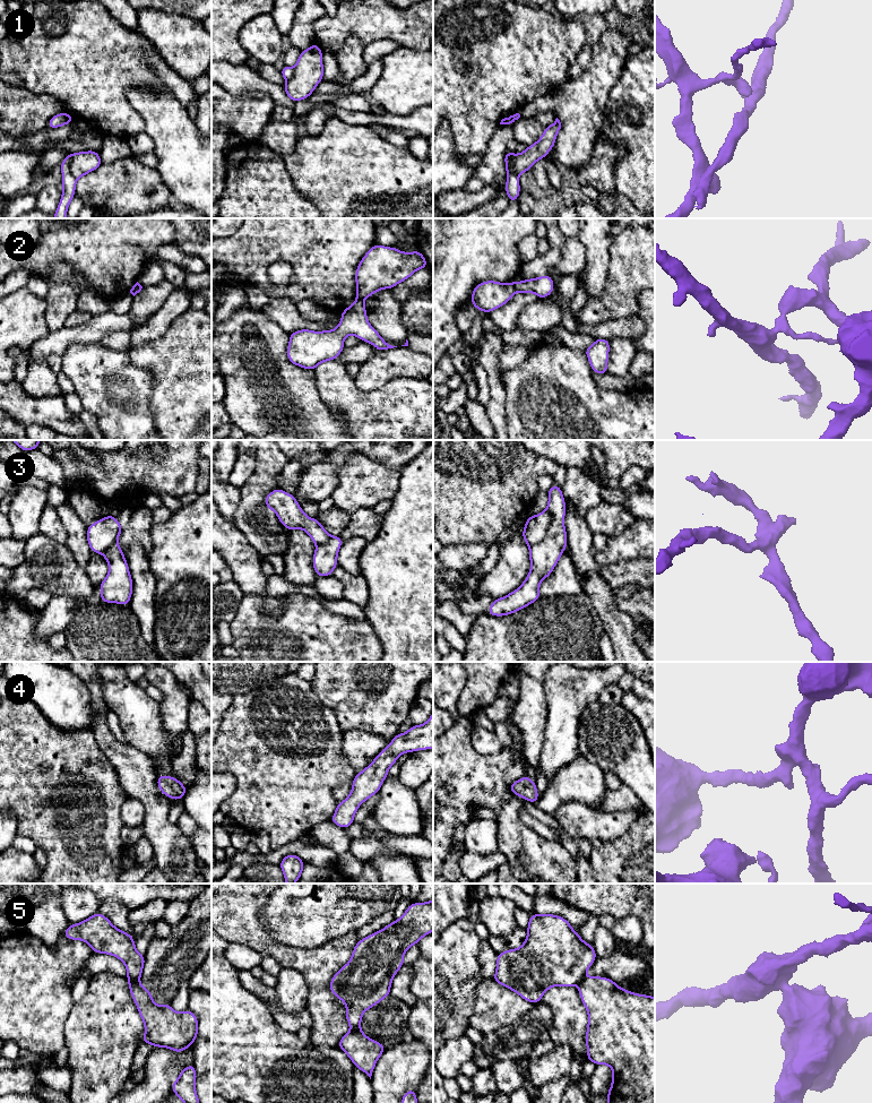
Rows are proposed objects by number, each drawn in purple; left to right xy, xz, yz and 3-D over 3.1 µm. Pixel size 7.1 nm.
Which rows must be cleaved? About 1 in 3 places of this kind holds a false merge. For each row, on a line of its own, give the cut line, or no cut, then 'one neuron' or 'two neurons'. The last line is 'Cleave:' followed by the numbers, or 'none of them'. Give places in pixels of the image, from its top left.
1: cut xy (69, 154), (69, 171), (76, 179); two neurons
2: cut yz (514, 283), (516, 291); two neurons
3: cut none; one neuron
4: cut none; one neuron
5: cut xy (138, 979), (128, 981); two neurons
Cleave: 1, 2, 5

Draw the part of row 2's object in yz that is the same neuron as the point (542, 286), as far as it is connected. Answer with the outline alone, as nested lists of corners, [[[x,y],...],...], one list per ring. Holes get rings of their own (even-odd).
[[[545,275],[517,282],[515,290],[521,293],[535,293],[538,299],[545,299],[554,291],[554,283],[551,275]]]

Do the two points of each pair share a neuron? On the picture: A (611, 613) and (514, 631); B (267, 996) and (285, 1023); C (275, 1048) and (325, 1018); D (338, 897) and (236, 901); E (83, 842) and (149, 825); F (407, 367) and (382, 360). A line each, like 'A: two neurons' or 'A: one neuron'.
A: two neurons
B: one neuron
C: two neurons
D: two neurons
E: two neurons
F: one neuron

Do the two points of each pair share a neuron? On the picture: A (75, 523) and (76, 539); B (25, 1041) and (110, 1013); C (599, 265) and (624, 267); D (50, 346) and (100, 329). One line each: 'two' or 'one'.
A: one
B: two
C: two
D: one

